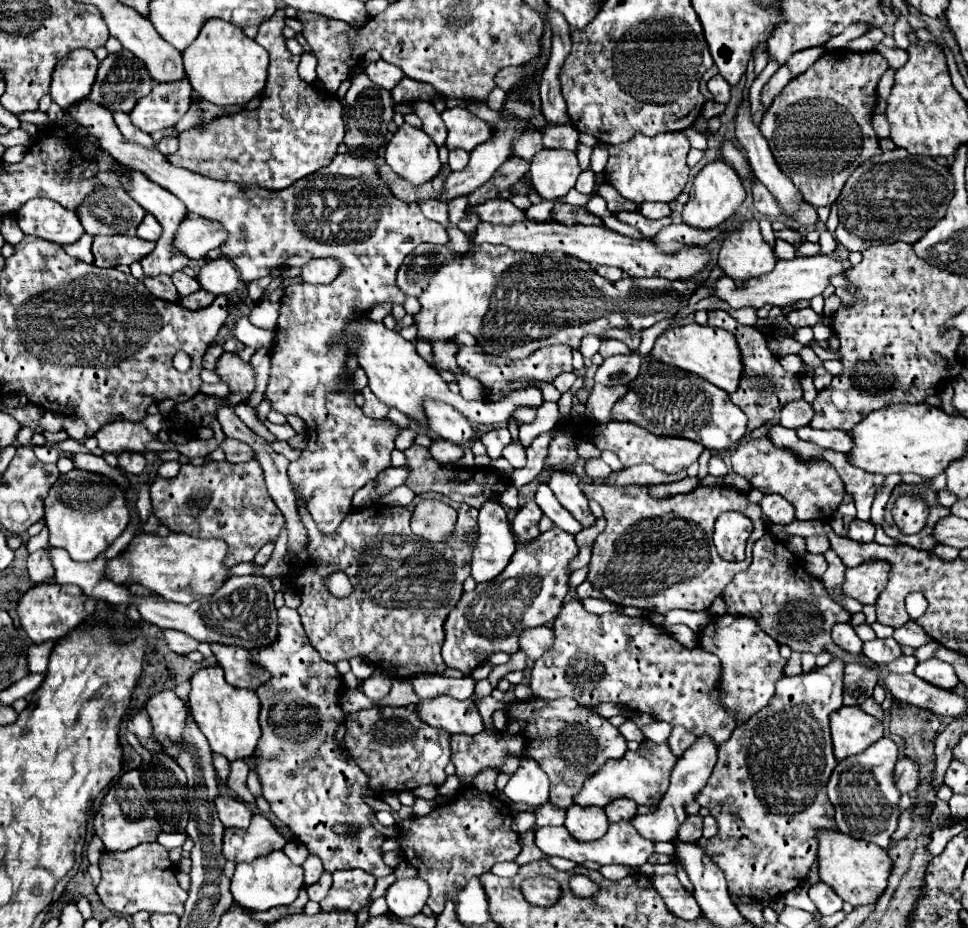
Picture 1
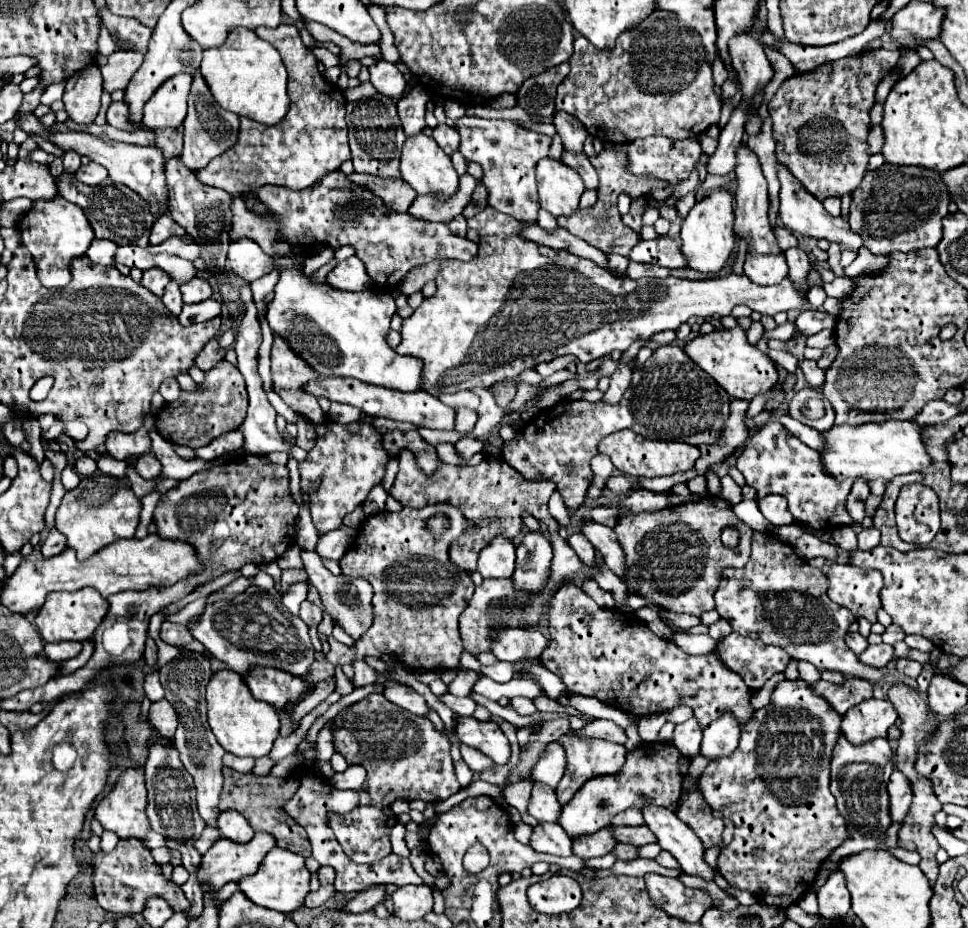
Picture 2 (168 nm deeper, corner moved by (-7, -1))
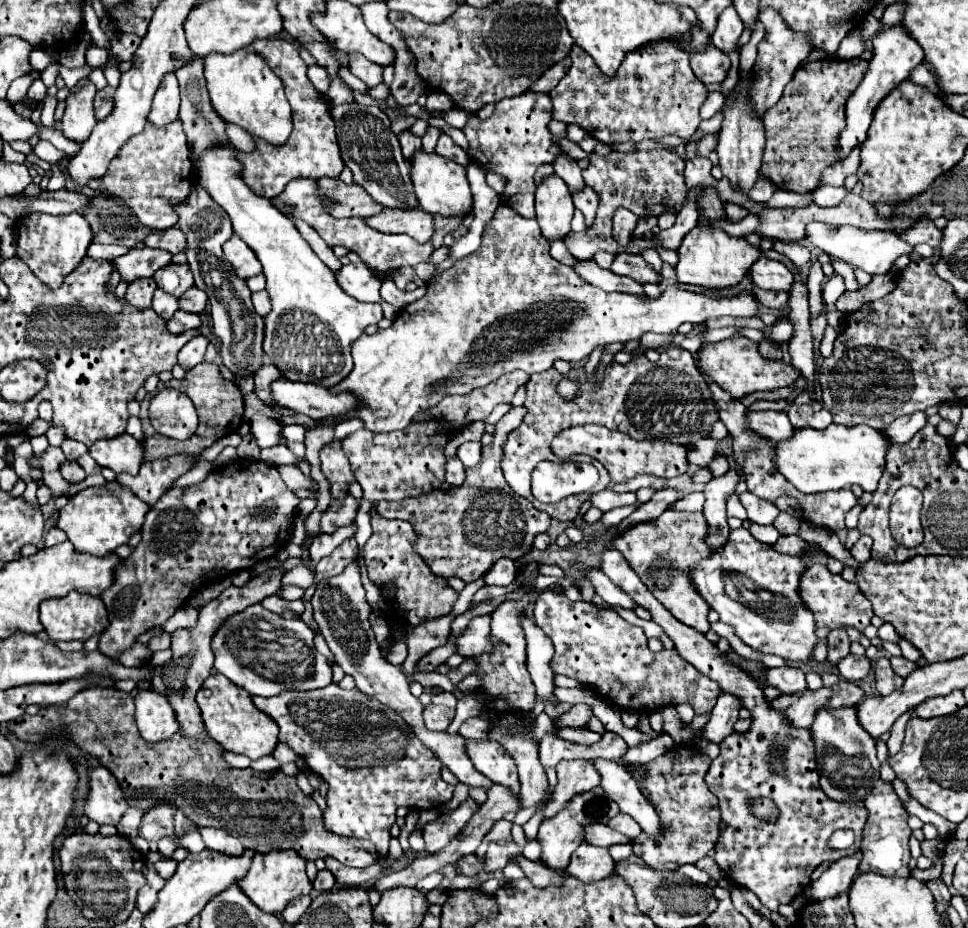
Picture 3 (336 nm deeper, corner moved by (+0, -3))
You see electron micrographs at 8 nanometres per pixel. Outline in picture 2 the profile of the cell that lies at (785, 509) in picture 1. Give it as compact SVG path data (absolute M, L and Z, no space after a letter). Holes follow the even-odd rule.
M767 496L767 498L757 498L759 510L763 512L763 516L775 524L775 526L783 526L783 524L791 524L791 512L787 510L787 500L779 498L779 496Z

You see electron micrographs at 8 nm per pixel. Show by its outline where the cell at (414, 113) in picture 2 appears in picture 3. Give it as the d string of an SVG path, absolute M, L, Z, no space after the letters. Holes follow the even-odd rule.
M408 128L408 130L404 130L404 132L400 132L400 134L398 134L398 140L400 140L400 146L402 146L404 158L412 156L412 152L414 152L416 148L420 148L420 146L422 146L422 144L420 144L420 138L418 138L416 134L412 134L412 132L410 132L410 128Z

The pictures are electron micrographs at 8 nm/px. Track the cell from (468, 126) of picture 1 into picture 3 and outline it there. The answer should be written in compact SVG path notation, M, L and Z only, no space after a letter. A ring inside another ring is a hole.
M524 92L520 96L502 98L490 118L480 120L472 116L462 132L468 138L468 156L484 170L506 178L500 202L518 212L522 218L534 218L534 172L544 162L554 162L562 152L552 142L548 122L552 120L552 102L538 92Z

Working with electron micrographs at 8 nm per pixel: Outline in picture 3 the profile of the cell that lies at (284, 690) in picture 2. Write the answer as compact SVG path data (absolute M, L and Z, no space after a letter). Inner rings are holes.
M330 684L326 688L308 692L288 690L288 694L270 698L252 696L252 702L278 724L278 740L300 754L306 760L306 766L328 782L326 810L322 812L324 826L338 836L370 840L382 858L388 854L390 828L394 824L396 808L404 806L428 810L442 806L452 798L454 786L442 780L442 764L436 754L416 738L412 728L392 708L372 700L370 696L364 696L358 688L342 690L338 684Z

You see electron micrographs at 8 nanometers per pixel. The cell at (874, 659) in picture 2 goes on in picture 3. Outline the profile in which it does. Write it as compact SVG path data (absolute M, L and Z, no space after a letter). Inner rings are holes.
M848 654L844 660L838 662L838 670L842 678L856 682L856 680L862 680L872 670L872 662L866 656Z

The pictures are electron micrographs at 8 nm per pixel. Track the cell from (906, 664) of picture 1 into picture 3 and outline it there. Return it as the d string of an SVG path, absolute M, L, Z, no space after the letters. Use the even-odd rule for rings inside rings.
M890 658L890 664L892 664L892 670L898 674L898 676L902 676L902 678L906 678L912 670L916 670L918 668L918 664L914 664L914 662L910 662L910 660L906 660L906 658Z

